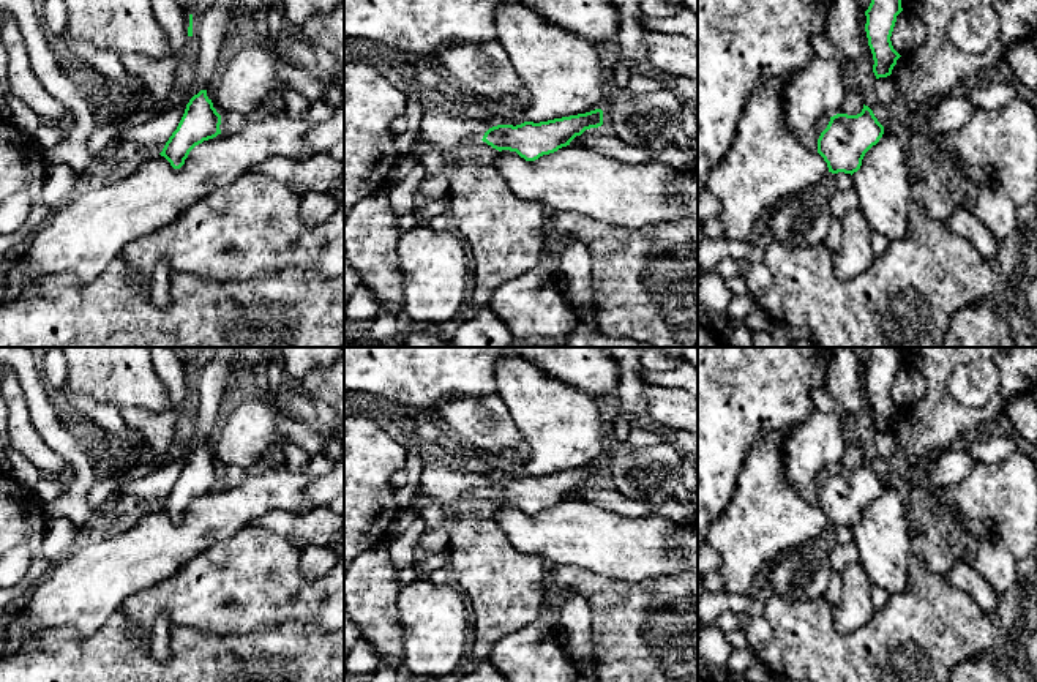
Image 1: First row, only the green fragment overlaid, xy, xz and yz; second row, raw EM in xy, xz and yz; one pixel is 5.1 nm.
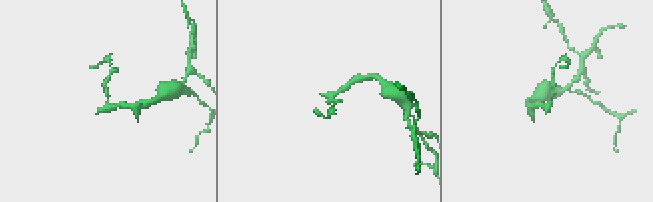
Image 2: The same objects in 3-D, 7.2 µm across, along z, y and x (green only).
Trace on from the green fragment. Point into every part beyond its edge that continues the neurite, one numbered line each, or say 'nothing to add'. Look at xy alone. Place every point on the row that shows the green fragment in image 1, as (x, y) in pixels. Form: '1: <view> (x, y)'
nothing to add

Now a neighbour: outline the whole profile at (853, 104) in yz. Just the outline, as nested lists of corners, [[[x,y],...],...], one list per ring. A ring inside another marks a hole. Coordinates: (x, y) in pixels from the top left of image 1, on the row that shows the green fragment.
[[[859,85],[848,88],[840,114],[857,115],[863,109],[863,96]]]

